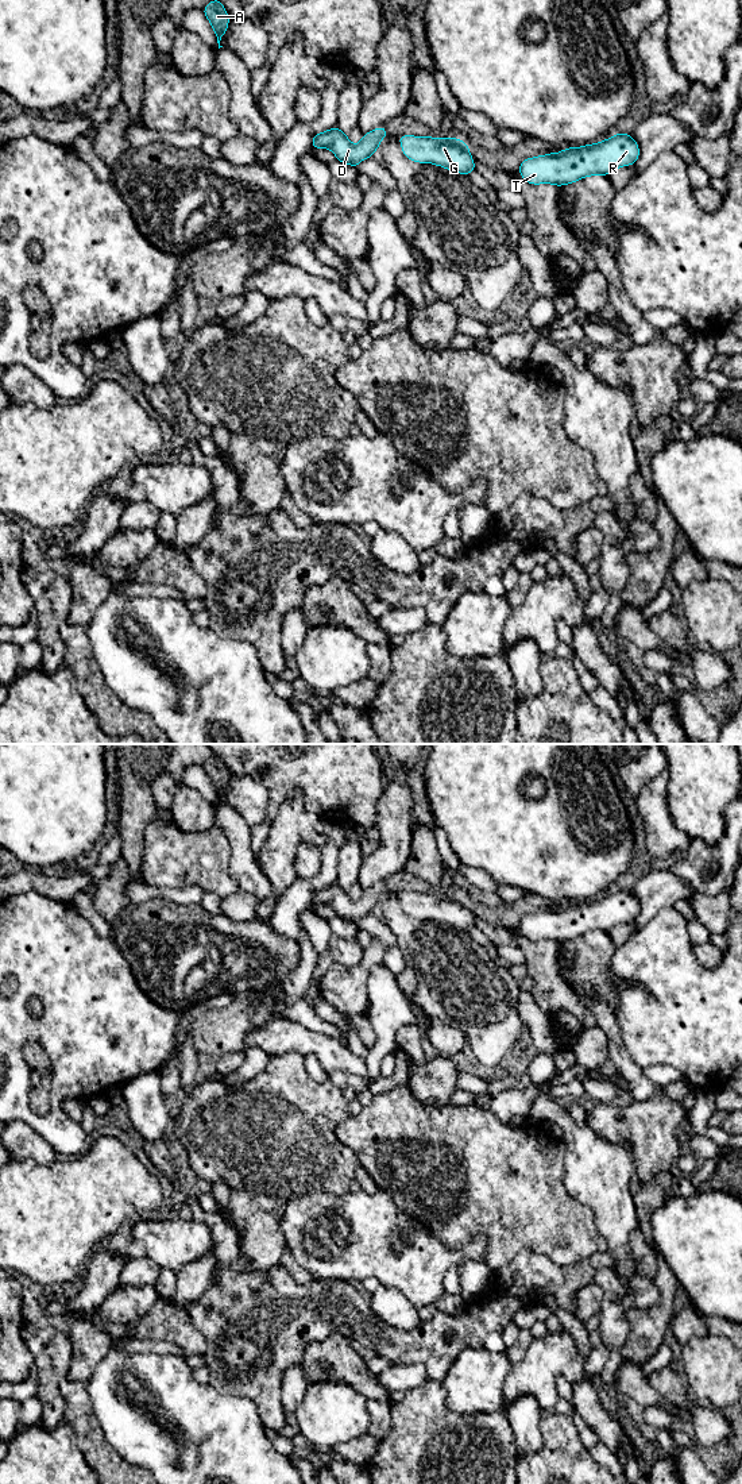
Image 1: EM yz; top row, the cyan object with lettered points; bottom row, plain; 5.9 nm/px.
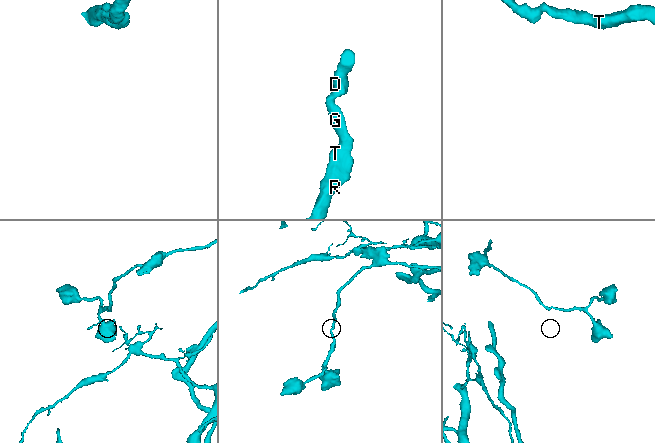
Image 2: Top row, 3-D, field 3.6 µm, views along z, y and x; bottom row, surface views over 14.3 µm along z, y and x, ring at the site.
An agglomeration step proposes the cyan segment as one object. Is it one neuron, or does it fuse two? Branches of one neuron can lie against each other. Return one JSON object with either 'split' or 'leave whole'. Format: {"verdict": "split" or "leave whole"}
{"verdict": "leave whole"}

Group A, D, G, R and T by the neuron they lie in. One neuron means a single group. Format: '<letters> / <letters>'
A D G R T

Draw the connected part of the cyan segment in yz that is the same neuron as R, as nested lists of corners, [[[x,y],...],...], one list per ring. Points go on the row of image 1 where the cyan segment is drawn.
[[[618,132],[598,143],[525,158],[518,173],[530,185],[560,188],[591,176],[610,176],[622,166],[633,166],[638,158],[639,144],[630,134]]]

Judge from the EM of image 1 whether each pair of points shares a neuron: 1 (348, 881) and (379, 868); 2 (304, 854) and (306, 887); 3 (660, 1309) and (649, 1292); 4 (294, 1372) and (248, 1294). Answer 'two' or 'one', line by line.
1: two
2: two
3: two
4: two

